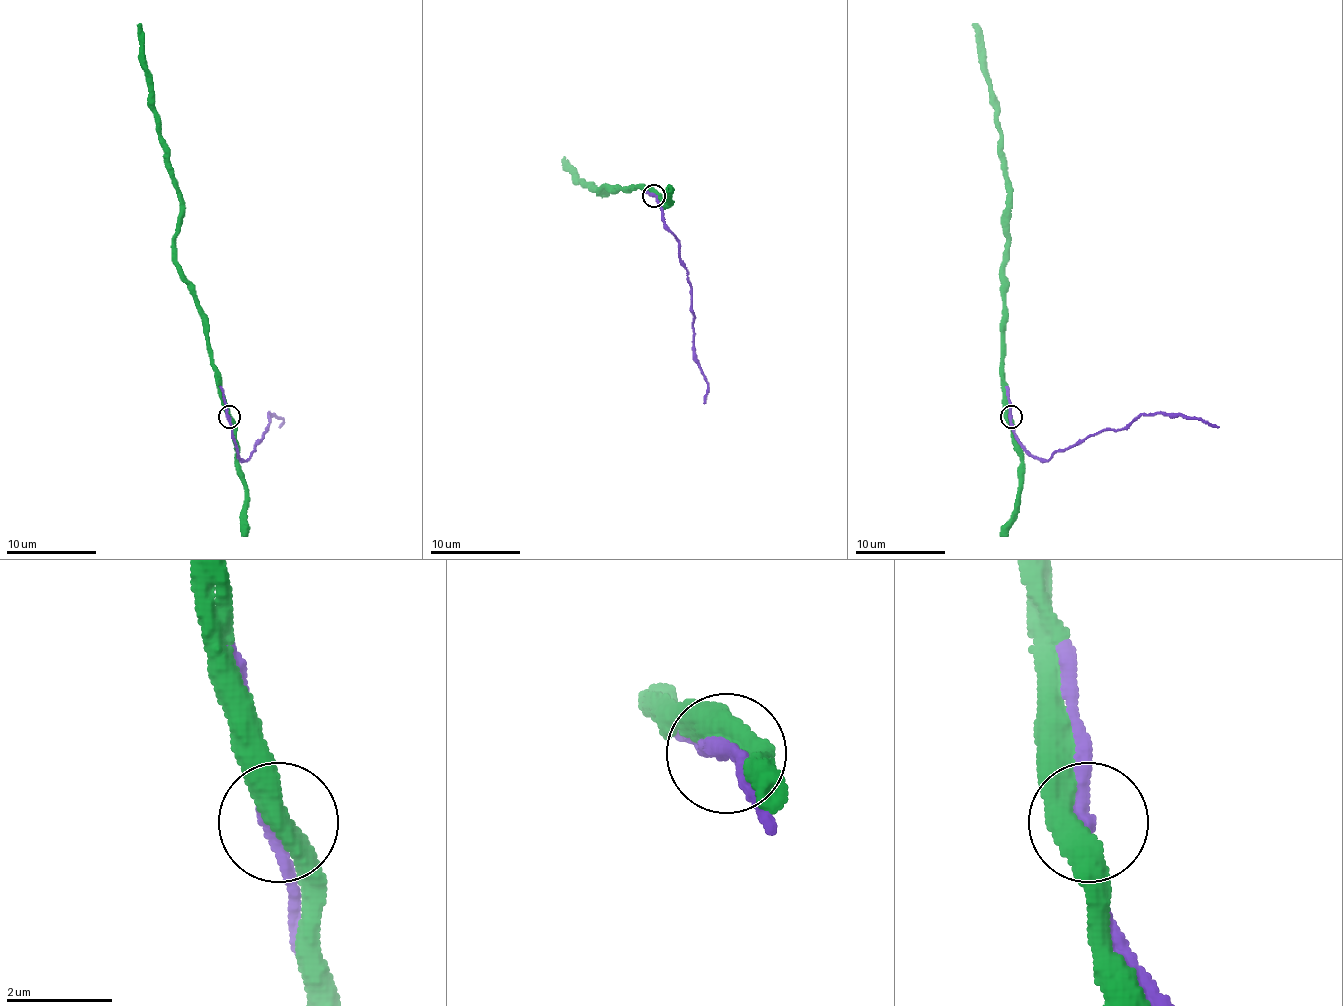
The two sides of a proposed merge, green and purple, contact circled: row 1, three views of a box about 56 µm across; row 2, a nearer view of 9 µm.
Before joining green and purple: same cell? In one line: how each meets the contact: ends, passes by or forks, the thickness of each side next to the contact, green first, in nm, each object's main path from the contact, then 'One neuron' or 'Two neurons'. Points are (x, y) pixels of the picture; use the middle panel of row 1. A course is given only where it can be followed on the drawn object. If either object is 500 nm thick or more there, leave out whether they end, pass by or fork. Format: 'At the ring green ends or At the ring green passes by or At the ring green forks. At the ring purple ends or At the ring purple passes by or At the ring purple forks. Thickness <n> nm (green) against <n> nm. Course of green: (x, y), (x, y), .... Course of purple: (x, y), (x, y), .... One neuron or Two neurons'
At the ring green passes by. At the ring purple passes by. Thickness 440 nm (green) against 280 nm. Course of green: (653, 194), (644, 187), (601, 189), (604, 194), (574, 176), (568, 169), (563, 155). Course of purple: (653, 196), (669, 232), (678, 243), (678, 254), (687, 270), (691, 288), (696, 362), (707, 382), (705, 402). One neuron

